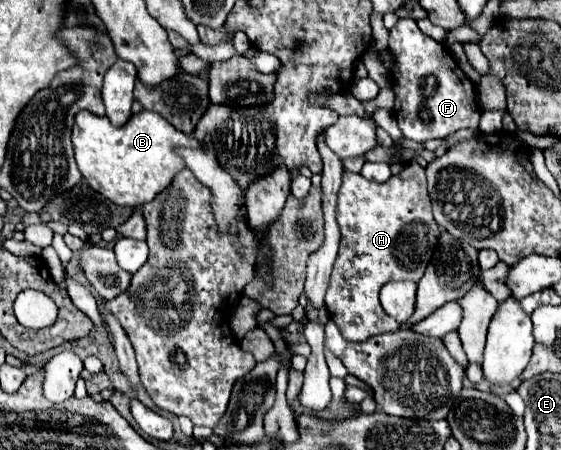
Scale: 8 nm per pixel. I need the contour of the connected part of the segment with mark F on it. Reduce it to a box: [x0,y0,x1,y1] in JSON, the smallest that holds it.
[390,19,480,143]

